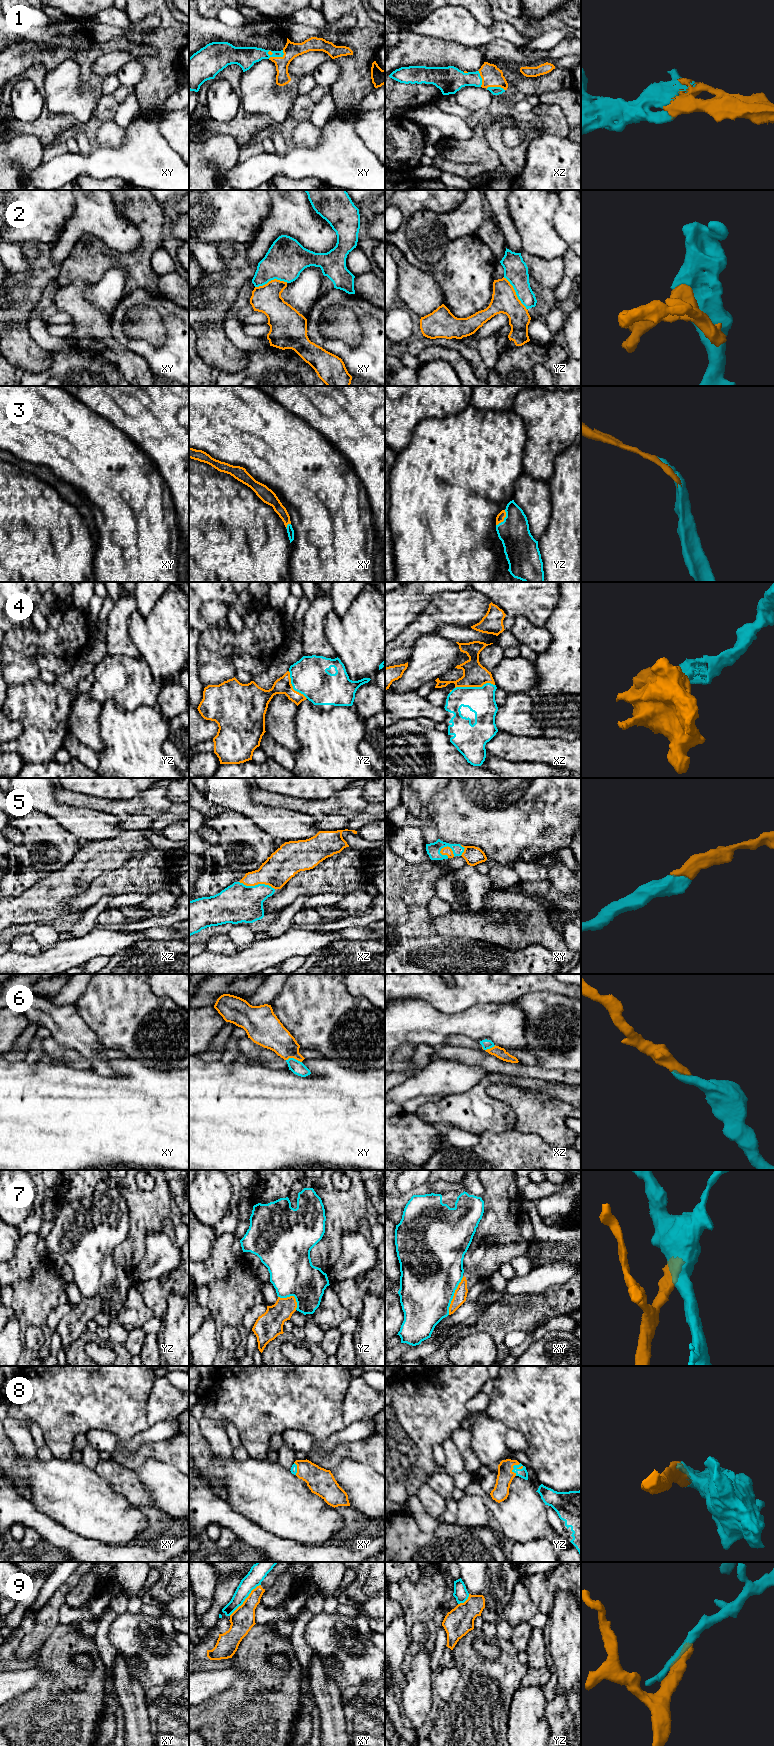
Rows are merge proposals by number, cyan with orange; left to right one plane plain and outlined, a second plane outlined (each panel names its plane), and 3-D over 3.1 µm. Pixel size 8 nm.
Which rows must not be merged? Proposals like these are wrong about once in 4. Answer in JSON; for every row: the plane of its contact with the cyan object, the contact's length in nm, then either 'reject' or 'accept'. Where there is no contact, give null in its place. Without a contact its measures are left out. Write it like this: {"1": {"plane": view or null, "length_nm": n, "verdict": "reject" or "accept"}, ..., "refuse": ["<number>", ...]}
{"1": {"plane": "xy", "length_nm": 140, "verdict": "accept"}, "2": {"plane": "yz", "length_nm": 320, "verdict": "reject"}, "3": {"plane": "yz", "length_nm": 150, "verdict": "accept"}, "4": {"plane": "xz", "length_nm": 320, "verdict": "accept"}, "5": {"plane": "xz", "length_nm": 300, "verdict": "accept"}, "6": {"plane": "xy", "length_nm": 130, "verdict": "accept"}, "7": {"plane": "xy", "length_nm": 340, "verdict": "reject"}, "8": {"plane": "yz", "length_nm": 110, "verdict": "accept"}, "9": {"plane": "xy", "length_nm": 360, "verdict": "reject"}, "refuse": ["2", "7", "9"]}

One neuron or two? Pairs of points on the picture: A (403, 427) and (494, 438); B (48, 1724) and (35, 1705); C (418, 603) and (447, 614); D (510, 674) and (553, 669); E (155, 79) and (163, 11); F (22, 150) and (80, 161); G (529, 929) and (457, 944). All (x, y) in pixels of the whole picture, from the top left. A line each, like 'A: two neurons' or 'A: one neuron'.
A: two neurons
B: one neuron
C: two neurons
D: two neurons
E: one neuron
F: two neurons
G: two neurons

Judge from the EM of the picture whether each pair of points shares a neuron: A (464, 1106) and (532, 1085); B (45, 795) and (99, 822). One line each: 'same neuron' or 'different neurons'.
A: same neuron
B: same neuron

